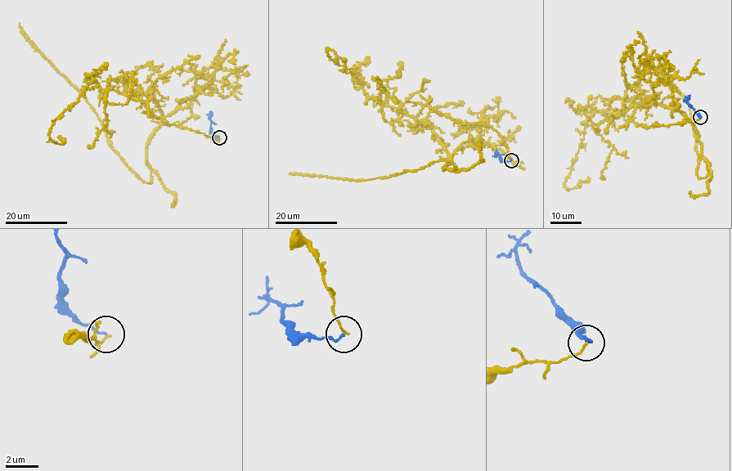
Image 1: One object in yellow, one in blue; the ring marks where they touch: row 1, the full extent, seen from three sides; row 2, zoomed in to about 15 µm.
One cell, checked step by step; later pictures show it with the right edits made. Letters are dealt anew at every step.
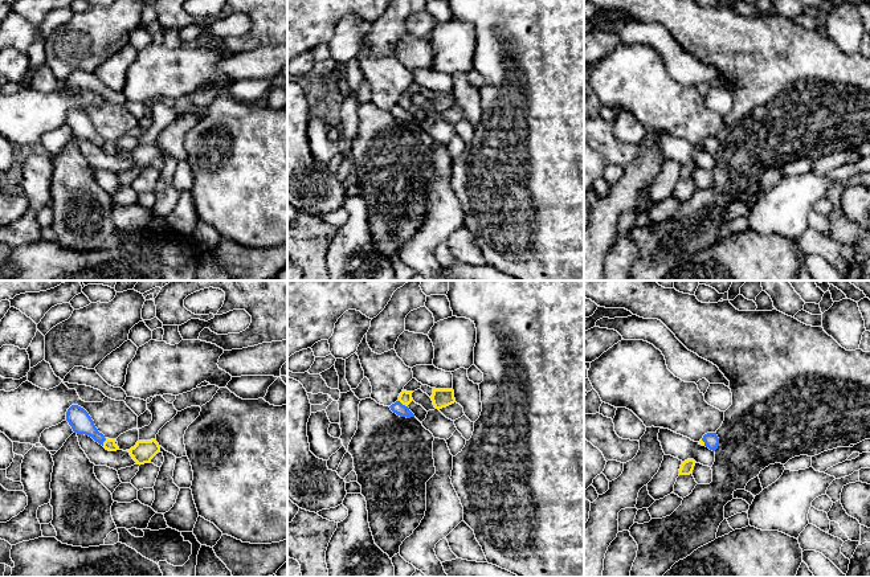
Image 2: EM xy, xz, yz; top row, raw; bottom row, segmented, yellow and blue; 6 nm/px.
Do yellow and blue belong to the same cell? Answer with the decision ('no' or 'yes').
no

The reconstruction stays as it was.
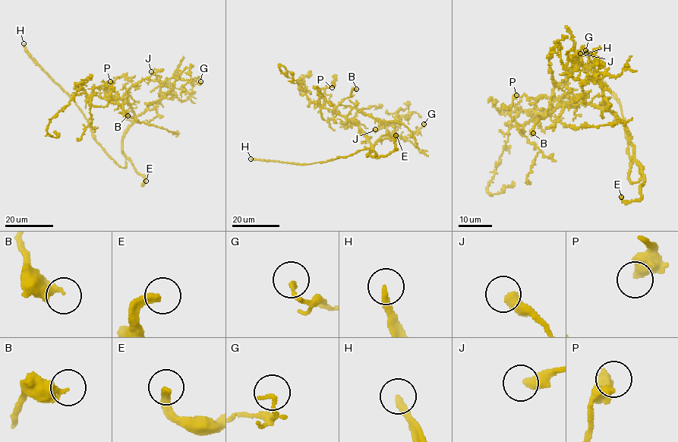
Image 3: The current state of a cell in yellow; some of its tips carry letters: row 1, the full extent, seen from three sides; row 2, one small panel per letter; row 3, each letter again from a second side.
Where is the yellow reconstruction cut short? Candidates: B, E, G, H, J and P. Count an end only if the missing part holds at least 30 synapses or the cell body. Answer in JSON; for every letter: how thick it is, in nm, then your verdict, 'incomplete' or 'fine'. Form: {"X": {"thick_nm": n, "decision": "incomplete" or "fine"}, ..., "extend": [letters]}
{"B": {"thick_nm": 280, "decision": "fine"}, "E": {"thick_nm": 280, "decision": "incomplete"}, "G": {"thick_nm": 170, "decision": "fine"}, "H": {"thick_nm": 240, "decision": "incomplete"}, "J": {"thick_nm": 320, "decision": "incomplete"}, "P": {"thick_nm": 550, "decision": "fine"}, "extend": ["E", "H", "J"]}

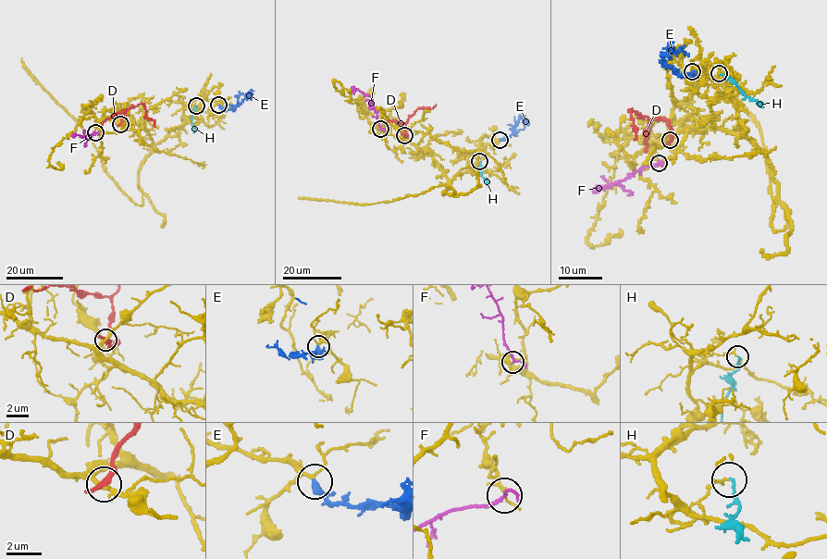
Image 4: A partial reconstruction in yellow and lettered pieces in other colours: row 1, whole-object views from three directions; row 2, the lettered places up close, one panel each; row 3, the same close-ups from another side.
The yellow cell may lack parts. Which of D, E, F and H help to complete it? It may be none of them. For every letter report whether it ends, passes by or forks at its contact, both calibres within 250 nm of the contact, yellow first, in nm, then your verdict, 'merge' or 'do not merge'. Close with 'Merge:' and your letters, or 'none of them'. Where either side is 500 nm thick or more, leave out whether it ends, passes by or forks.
D: it passes by | 200/300 nm | do not merge
E: it passes by | 180/280 nm | merge
F: it passes by | 160/150 nm | merge
H: it ends | 150/160 nm | do not merge
Merge: E, F

